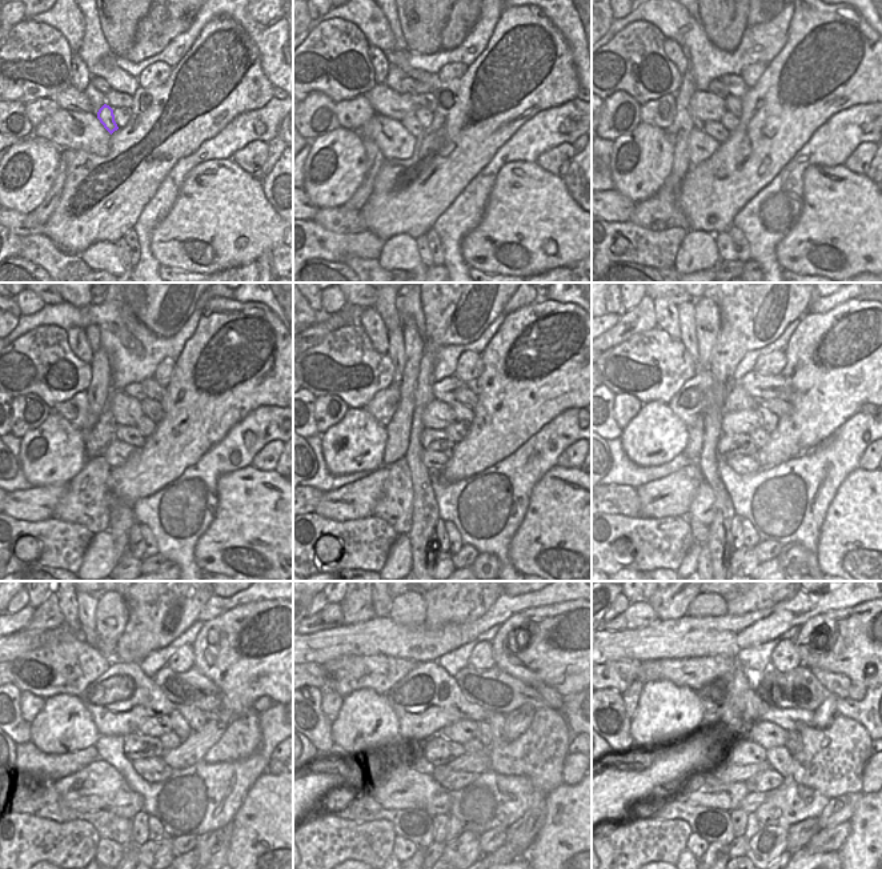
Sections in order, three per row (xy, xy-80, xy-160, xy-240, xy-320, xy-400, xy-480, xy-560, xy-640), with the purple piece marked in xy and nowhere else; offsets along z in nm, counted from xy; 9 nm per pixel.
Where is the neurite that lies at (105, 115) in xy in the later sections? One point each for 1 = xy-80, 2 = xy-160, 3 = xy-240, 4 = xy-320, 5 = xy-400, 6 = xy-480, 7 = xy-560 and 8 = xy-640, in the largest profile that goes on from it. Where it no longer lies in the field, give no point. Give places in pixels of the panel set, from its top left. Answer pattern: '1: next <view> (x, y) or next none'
1: next xy-80 (411, 123)
2: next xy-160 (716, 129)
3: next xy-240 (125, 433)
4: next xy-320 (437, 440)
5: next xy-400 (729, 445)
6: next xy-480 (136, 745)
7: next xy-560 (439, 751)
8: next xy-640 (737, 751)

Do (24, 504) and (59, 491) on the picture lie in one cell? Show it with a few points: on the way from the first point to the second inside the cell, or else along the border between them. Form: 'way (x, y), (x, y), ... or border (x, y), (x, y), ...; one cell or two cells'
way (32, 504), (39, 504), (51, 496); one cell

